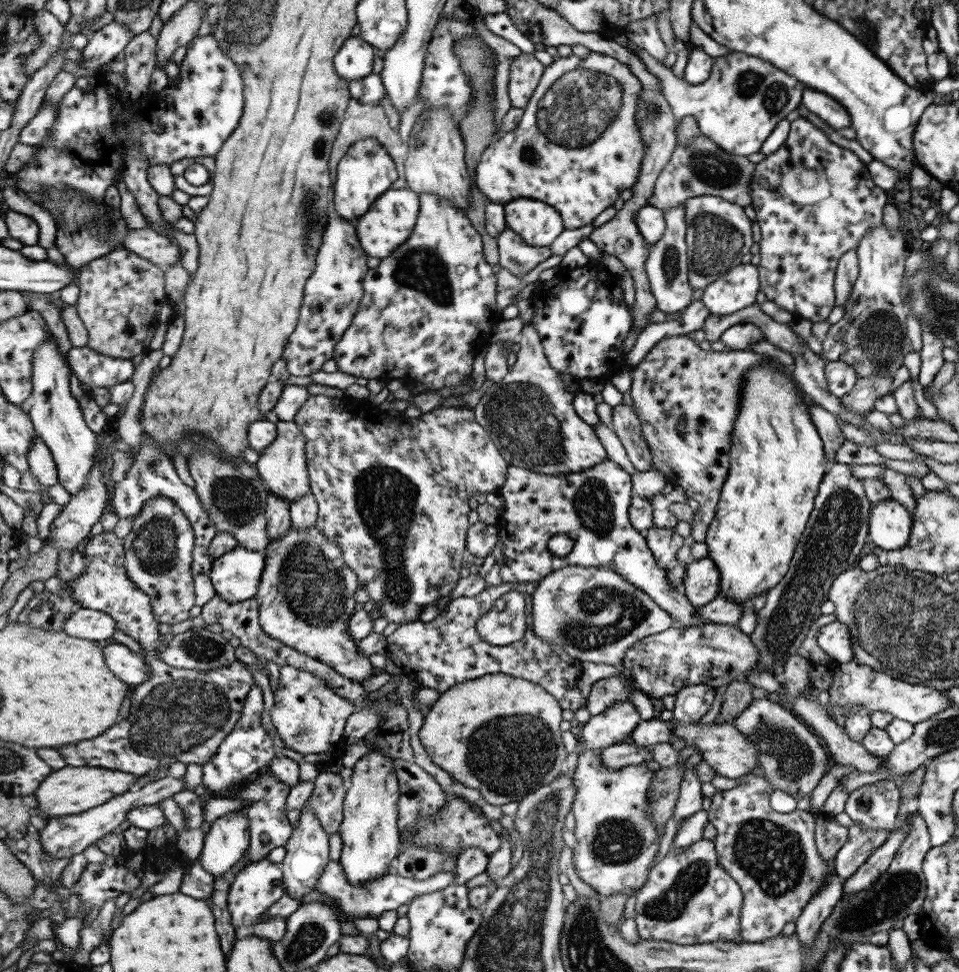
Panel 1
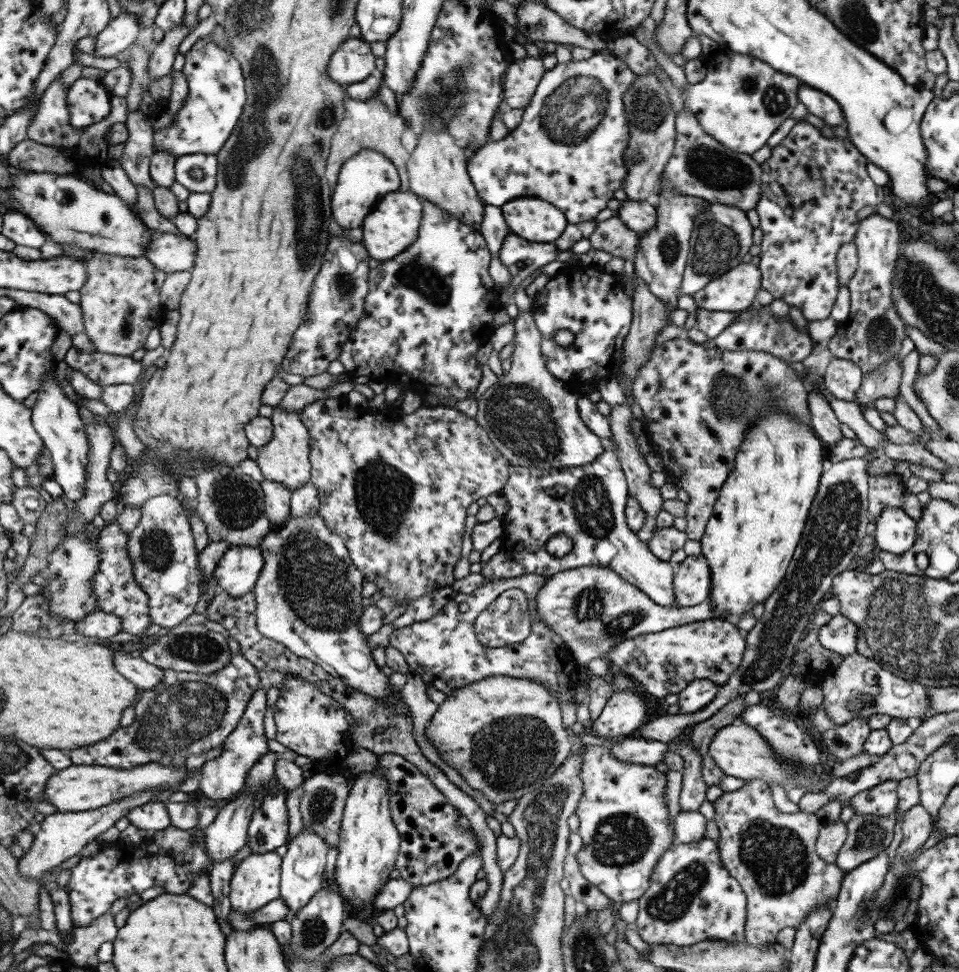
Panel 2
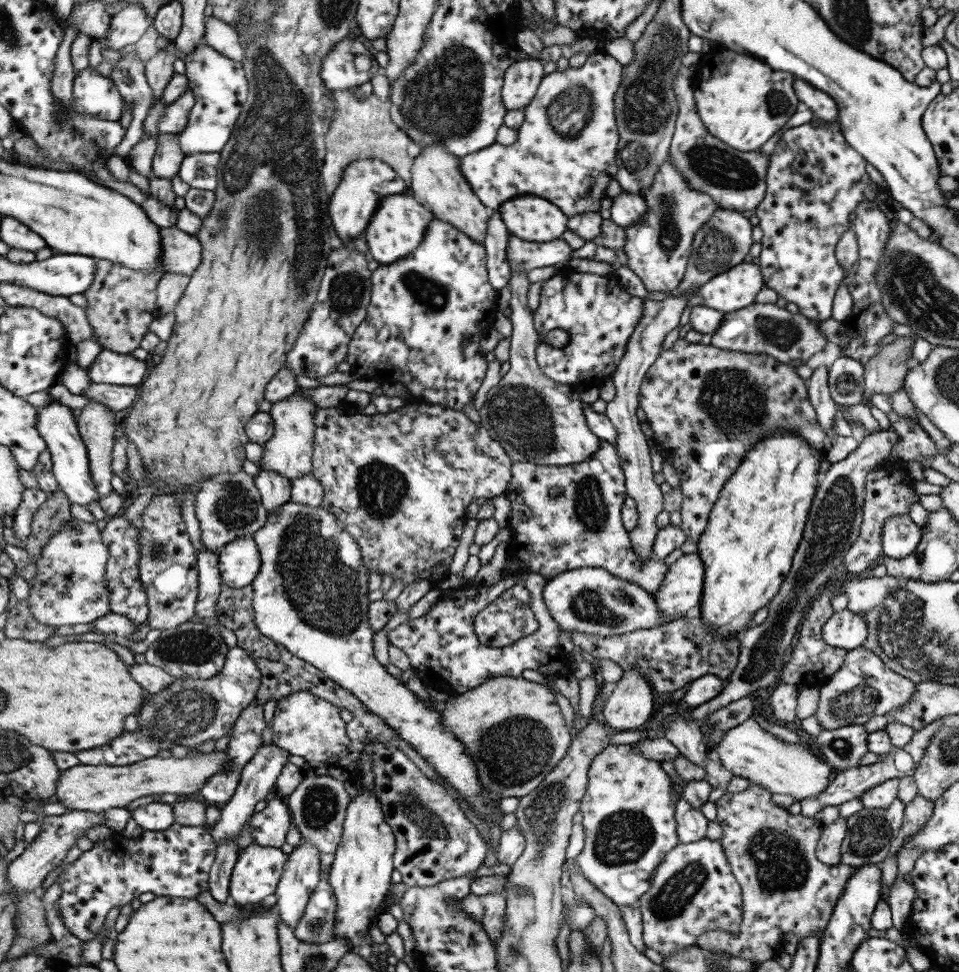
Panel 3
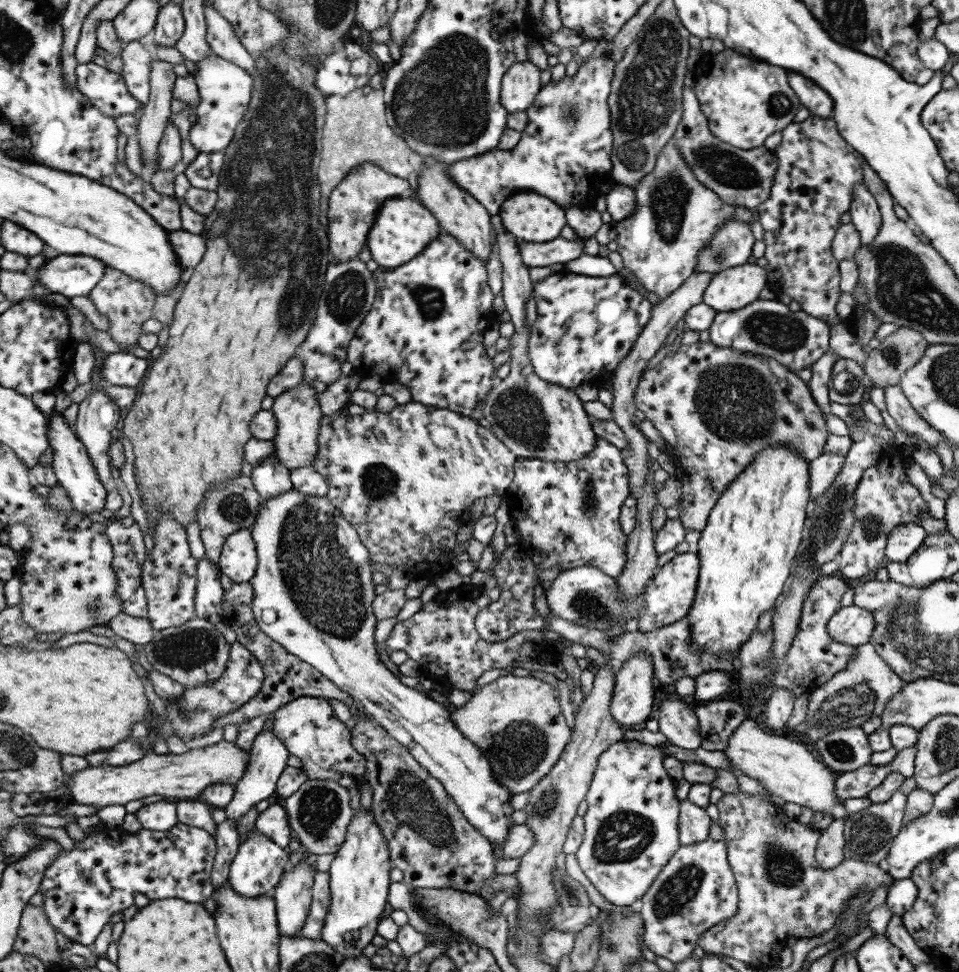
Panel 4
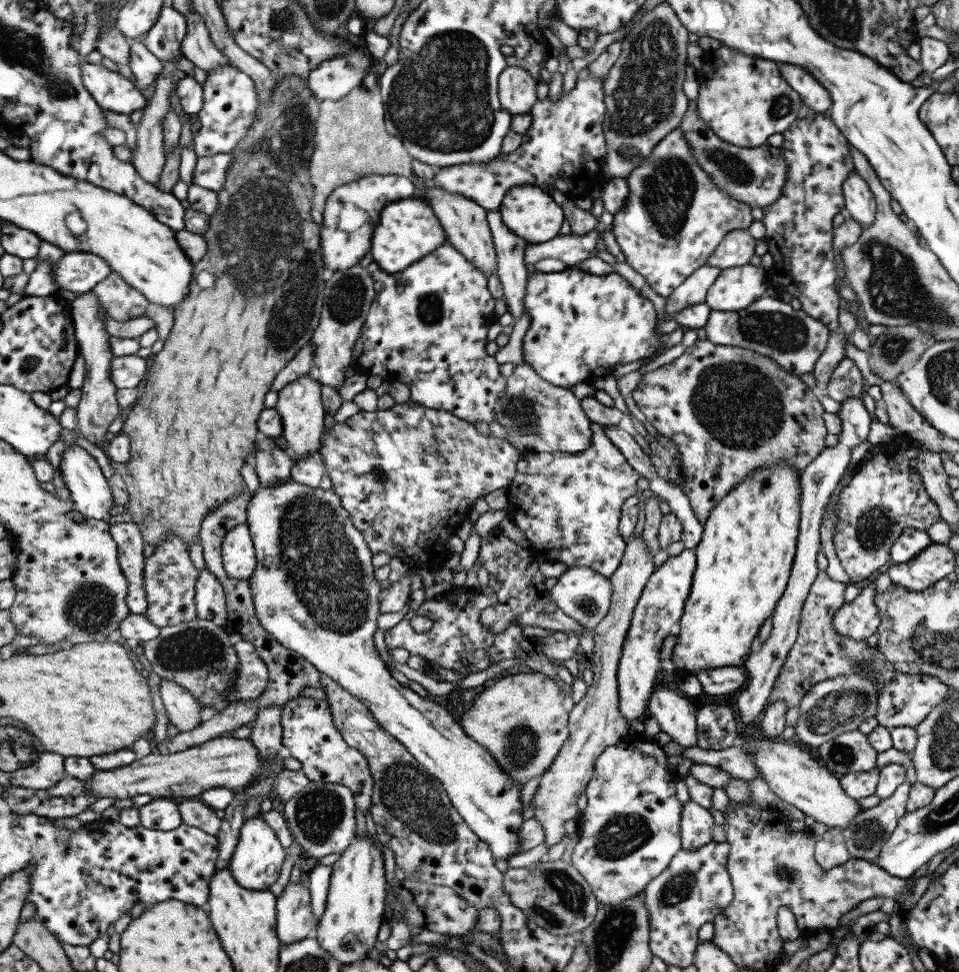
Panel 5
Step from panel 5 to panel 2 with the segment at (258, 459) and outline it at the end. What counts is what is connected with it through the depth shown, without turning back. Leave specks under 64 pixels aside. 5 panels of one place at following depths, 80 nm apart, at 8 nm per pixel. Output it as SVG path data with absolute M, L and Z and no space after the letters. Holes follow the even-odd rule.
M263 479L263 491L266 500L266 515L272 522L273 529L285 524L292 514L292 492L283 483Z

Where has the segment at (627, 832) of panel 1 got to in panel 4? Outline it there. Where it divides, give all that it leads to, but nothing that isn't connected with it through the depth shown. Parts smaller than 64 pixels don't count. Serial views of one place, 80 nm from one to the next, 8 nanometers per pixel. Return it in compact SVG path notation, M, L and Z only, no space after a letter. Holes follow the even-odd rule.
M623 741L610 744L608 748L599 754L595 764L595 771L593 771L590 785L585 793L584 800L587 803L587 809L582 816L582 822L584 825L583 840L574 852L574 856L577 860L577 864L581 869L581 872L585 875L585 878L593 884L593 888L611 904L615 906L629 906L637 905L637 901L643 896L643 893L649 888L649 885L653 882L653 879L661 872L661 869L665 866L665 863L671 858L671 855L680 847L678 840L678 804L679 800L675 797L675 780L667 776L662 766L664 760L661 750L657 750L656 746L651 746L639 742Z

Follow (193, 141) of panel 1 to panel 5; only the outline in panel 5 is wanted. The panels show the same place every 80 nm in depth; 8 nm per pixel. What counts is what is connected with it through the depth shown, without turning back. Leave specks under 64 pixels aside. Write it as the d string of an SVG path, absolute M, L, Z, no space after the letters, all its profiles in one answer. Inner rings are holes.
M220 66L207 73L204 86L204 107L198 114L201 128L195 132L194 149L198 158L233 153L248 136L260 110L256 82L237 66Z

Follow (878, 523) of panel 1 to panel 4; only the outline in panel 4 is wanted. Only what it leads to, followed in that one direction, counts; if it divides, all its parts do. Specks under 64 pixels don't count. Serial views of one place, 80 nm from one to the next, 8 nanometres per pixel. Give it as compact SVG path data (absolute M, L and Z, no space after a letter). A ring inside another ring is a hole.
M906 522L894 526L884 548L885 560L905 562L922 545L925 537L925 529L919 524Z

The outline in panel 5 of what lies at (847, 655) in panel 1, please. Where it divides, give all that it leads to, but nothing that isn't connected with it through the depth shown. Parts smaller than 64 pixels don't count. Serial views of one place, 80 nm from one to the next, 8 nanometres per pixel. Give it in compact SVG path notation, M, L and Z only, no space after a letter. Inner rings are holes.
M865 585L853 600L843 603L833 615L833 628L851 640L865 641L873 634L880 623L875 603L873 585Z

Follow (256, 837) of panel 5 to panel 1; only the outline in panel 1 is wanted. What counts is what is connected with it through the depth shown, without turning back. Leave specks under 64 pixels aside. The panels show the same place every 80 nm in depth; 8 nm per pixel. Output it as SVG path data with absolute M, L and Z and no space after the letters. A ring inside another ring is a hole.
M267 857L258 861L249 861L246 867L236 874L229 891L229 908L237 935L253 933L255 925L261 922L257 918L287 894L281 865L271 862Z

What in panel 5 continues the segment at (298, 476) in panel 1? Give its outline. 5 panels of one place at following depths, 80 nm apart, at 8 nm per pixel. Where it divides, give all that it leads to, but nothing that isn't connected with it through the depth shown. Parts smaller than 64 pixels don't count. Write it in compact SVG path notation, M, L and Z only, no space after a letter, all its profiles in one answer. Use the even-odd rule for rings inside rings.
M309 373L296 381L290 382L278 393L276 409L281 413L284 424L284 438L289 448L287 452L299 460L311 451L319 451L322 447L322 438L326 433L326 416L321 400L321 388L323 385L314 379Z

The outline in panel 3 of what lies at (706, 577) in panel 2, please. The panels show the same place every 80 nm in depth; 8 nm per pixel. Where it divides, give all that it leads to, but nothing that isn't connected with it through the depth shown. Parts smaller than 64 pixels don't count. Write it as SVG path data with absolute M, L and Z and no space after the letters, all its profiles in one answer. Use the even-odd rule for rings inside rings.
M697 553L685 554L667 566L665 576L661 579L654 601L662 620L675 620L692 612L700 601L703 580L703 565Z

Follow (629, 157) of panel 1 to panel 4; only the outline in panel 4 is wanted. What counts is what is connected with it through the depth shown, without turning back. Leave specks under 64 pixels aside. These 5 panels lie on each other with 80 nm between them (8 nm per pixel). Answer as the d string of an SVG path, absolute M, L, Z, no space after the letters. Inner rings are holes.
M602 55L601 57L595 59L589 59L589 61L585 61L582 65L578 66L577 72L572 77L567 77L565 75L561 81L553 81L545 85L545 87L541 87L539 92L536 94L532 105L529 106L528 109L524 110L524 113L527 115L527 122L525 128L519 133L518 143L511 150L499 150L496 148L495 150L490 150L485 154L476 154L475 156L471 156L469 158L462 158L461 160L454 161L451 163L448 168L448 176L452 178L452 181L460 186L465 192L469 193L477 202L481 203L481 206L487 210L490 216L497 215L499 212L499 206L501 203L512 194L515 194L517 191L533 191L541 196L546 196L550 198L561 210L565 210L565 208L573 208L573 210L577 209L585 209L591 208L593 200L595 200L597 194L601 191L601 185L604 181L608 180L610 166L611 166L611 146L612 136L609 130L609 109L606 103L607 95L609 92L609 83L612 77L612 68L614 65L615 59L611 59L606 55Z

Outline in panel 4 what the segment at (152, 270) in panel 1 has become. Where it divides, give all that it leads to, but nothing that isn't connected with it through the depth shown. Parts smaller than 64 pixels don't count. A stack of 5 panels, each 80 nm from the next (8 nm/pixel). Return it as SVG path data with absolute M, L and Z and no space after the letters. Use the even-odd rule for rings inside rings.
M107 266L100 285L92 291L89 297L99 312L110 320L107 332L111 333L115 342L121 344L125 353L129 353L138 346L140 336L144 334L144 322L153 318L155 295L153 287L149 287L149 284L133 279L133 276L129 276L115 267Z

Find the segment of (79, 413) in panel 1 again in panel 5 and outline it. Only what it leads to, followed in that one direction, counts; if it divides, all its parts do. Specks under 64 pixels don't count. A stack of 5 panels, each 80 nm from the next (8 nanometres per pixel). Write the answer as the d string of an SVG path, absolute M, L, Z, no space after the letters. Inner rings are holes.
M73 445L63 452L59 465L66 480L67 491L72 495L72 501L76 509L85 517L96 520L109 520L111 518L111 508L116 504L113 490L107 482L107 476L103 474L101 466L97 460L81 446Z

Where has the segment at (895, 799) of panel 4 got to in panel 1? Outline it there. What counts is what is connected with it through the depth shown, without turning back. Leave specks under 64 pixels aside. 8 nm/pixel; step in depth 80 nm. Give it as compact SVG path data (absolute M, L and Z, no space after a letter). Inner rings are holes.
M859 824L848 827L848 838L836 852L832 862L834 874L843 880L855 874L866 858L869 858L887 840L887 830L861 830Z

